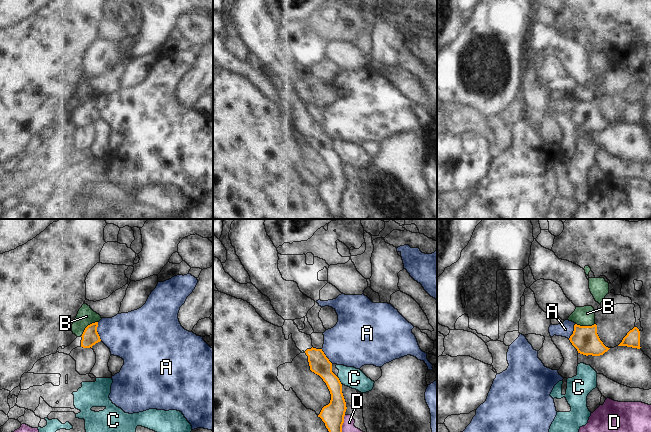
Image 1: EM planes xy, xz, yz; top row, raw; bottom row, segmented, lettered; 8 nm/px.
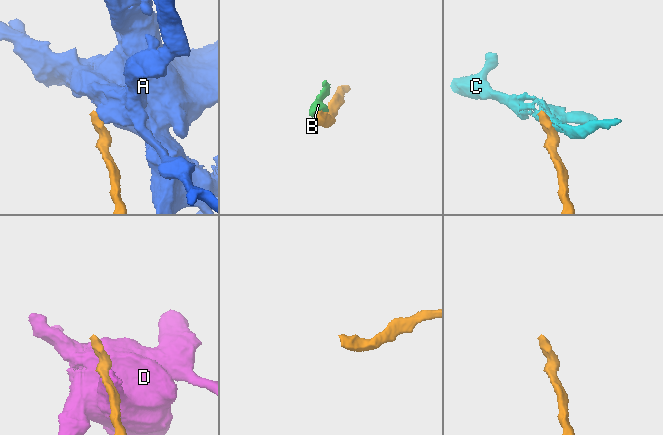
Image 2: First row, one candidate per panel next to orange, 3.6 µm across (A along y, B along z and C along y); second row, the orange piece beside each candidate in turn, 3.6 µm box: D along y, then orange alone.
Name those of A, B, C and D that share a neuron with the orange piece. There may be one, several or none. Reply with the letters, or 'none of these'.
none of these

